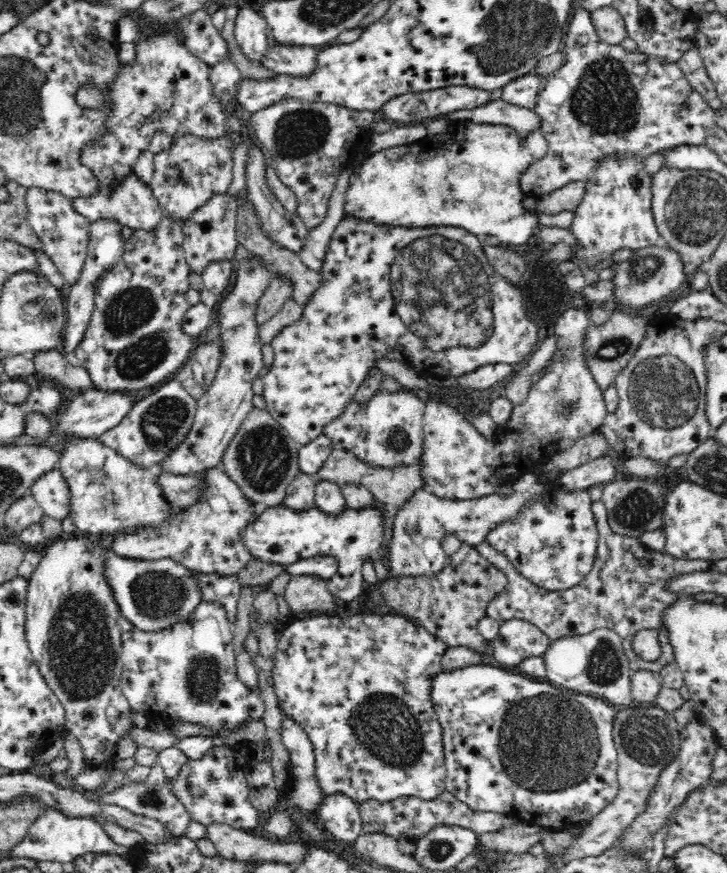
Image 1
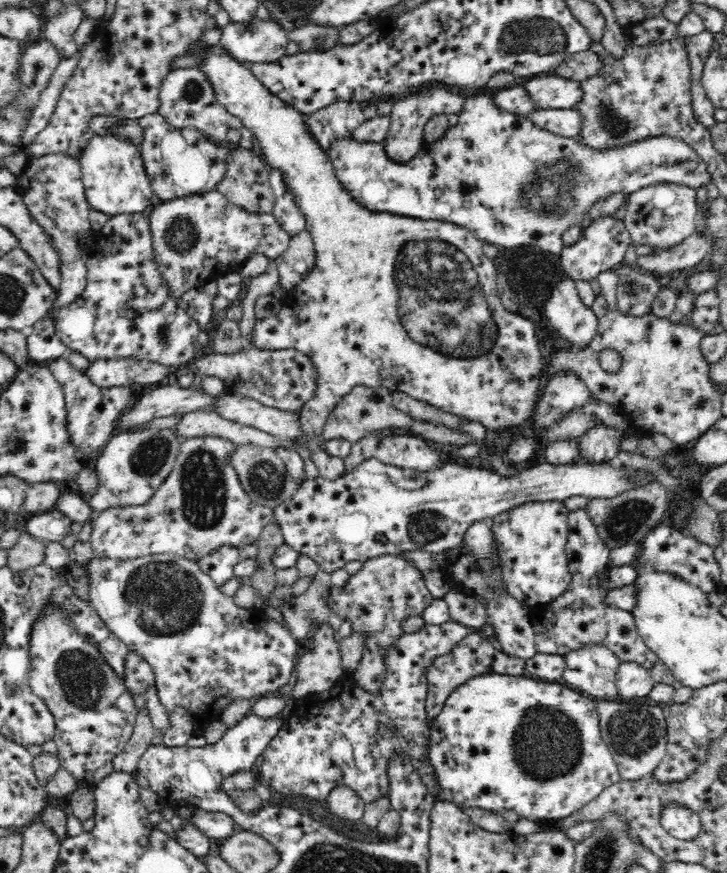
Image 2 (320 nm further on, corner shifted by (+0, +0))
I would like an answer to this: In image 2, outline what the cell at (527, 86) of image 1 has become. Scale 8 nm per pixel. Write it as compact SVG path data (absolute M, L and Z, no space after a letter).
M540 74L524 87L540 109L574 109L583 97L580 81L561 76Z

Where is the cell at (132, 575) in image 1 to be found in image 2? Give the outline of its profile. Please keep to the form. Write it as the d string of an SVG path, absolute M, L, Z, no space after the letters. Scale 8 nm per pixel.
M164 553L130 561L93 557L87 563L80 562L90 577L89 600L99 617L130 651L152 667L160 703L170 720L170 727L162 732L165 746L185 746L191 739L200 738L235 701L254 701L281 692L293 683L301 648L299 641L286 628L267 618L261 608L239 607L232 597L220 592L197 561Z

